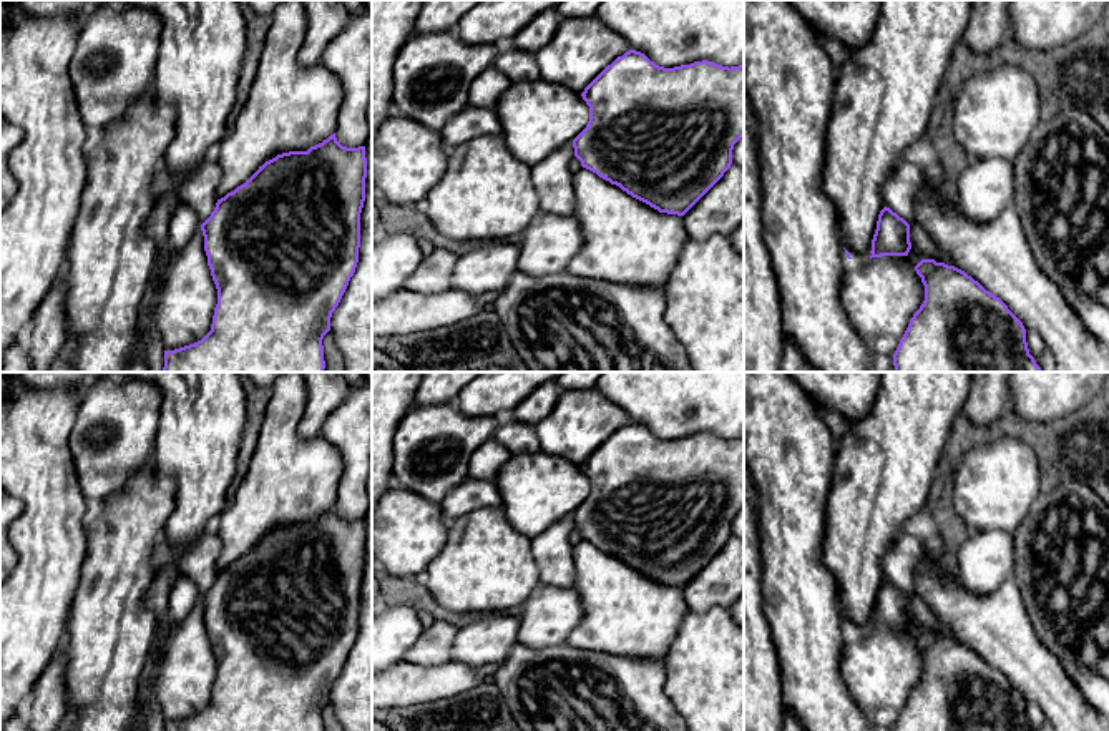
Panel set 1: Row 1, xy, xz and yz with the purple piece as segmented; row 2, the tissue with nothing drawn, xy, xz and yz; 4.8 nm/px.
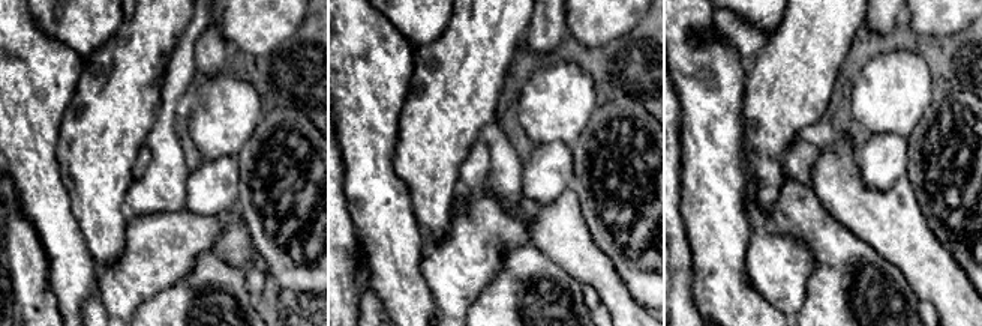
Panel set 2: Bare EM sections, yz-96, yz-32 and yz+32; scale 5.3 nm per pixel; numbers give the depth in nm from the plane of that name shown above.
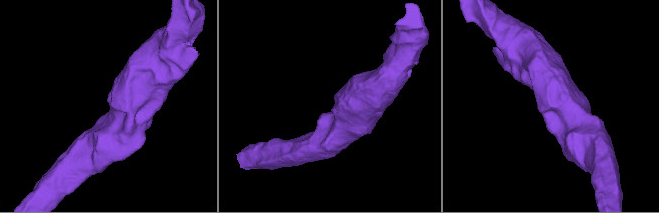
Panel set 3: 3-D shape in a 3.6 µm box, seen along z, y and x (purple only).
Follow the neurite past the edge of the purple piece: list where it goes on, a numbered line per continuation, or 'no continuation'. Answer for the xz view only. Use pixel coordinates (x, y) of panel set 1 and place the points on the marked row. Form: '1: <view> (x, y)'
no continuation

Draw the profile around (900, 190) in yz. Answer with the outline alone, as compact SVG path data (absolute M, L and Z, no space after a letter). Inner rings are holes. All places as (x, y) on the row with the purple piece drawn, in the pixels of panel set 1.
M900 161L883 184L883 203L908 224L915 224L915 199L923 186L923 169Z

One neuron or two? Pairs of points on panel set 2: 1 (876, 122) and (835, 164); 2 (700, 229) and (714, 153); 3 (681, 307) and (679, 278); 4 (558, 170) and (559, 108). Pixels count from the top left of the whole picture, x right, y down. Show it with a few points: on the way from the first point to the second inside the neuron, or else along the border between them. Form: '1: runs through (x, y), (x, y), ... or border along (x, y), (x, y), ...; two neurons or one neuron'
1: border along (856, 153), (861, 179), (870, 187); two neurons
2: runs through (711, 211), (711, 172); one neuron
3: runs through (679, 299), (679, 286); one neuron
4: runs through (558, 155), (558, 123); one neuron

